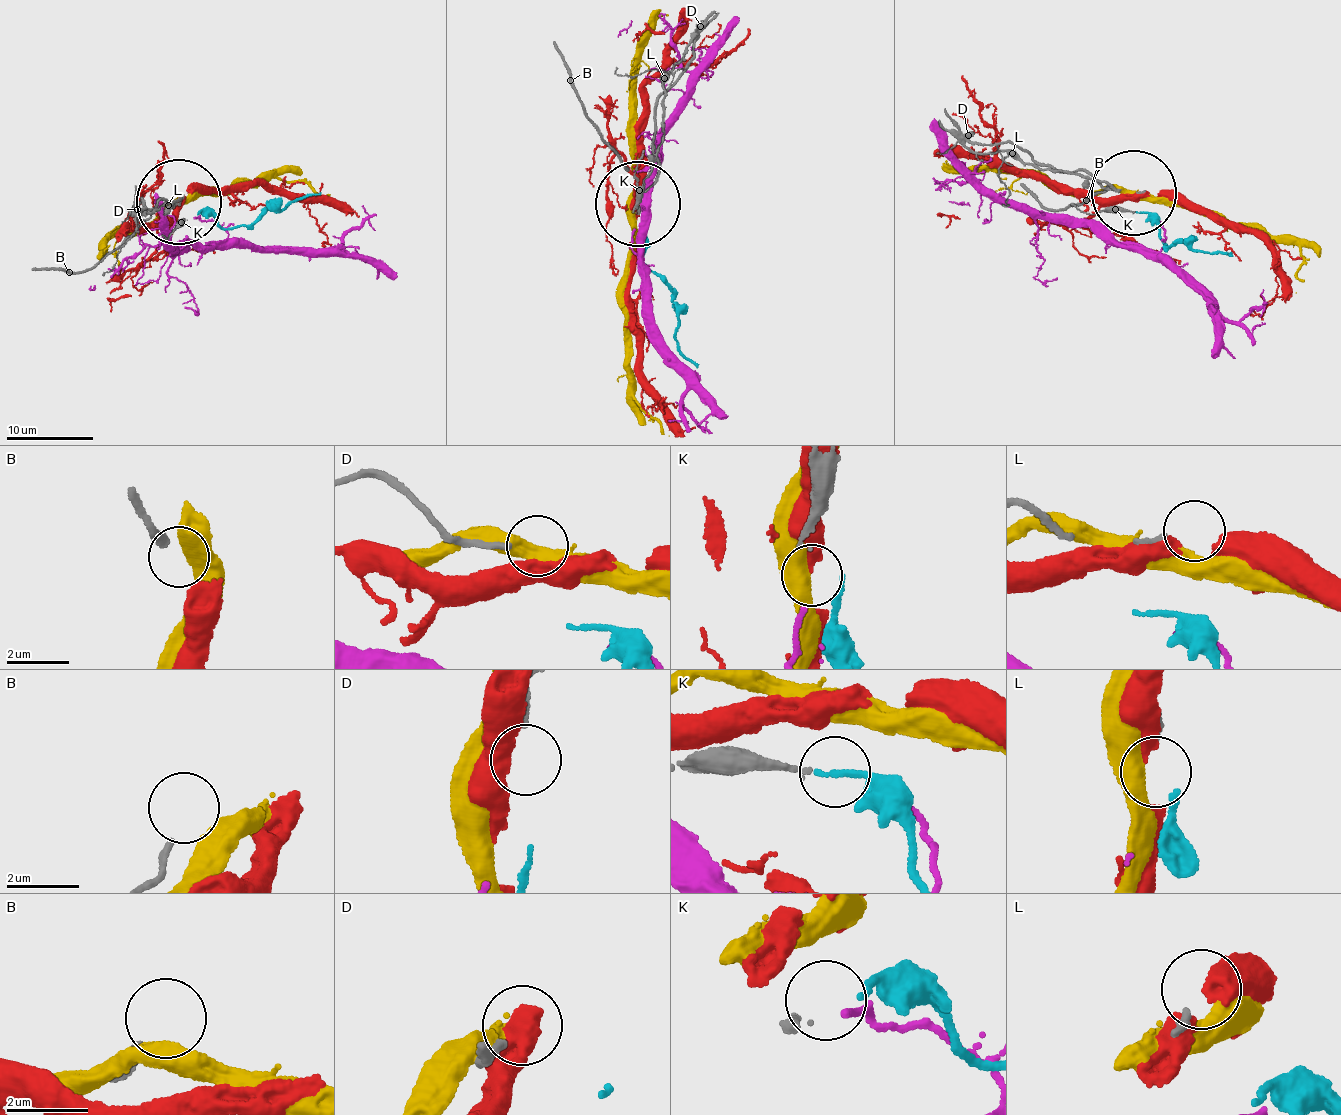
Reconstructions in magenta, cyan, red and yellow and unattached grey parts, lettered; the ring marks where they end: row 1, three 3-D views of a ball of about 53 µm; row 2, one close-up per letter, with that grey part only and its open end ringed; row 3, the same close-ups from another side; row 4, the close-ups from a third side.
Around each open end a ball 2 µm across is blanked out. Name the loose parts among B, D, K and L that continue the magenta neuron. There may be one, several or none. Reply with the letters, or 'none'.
none

